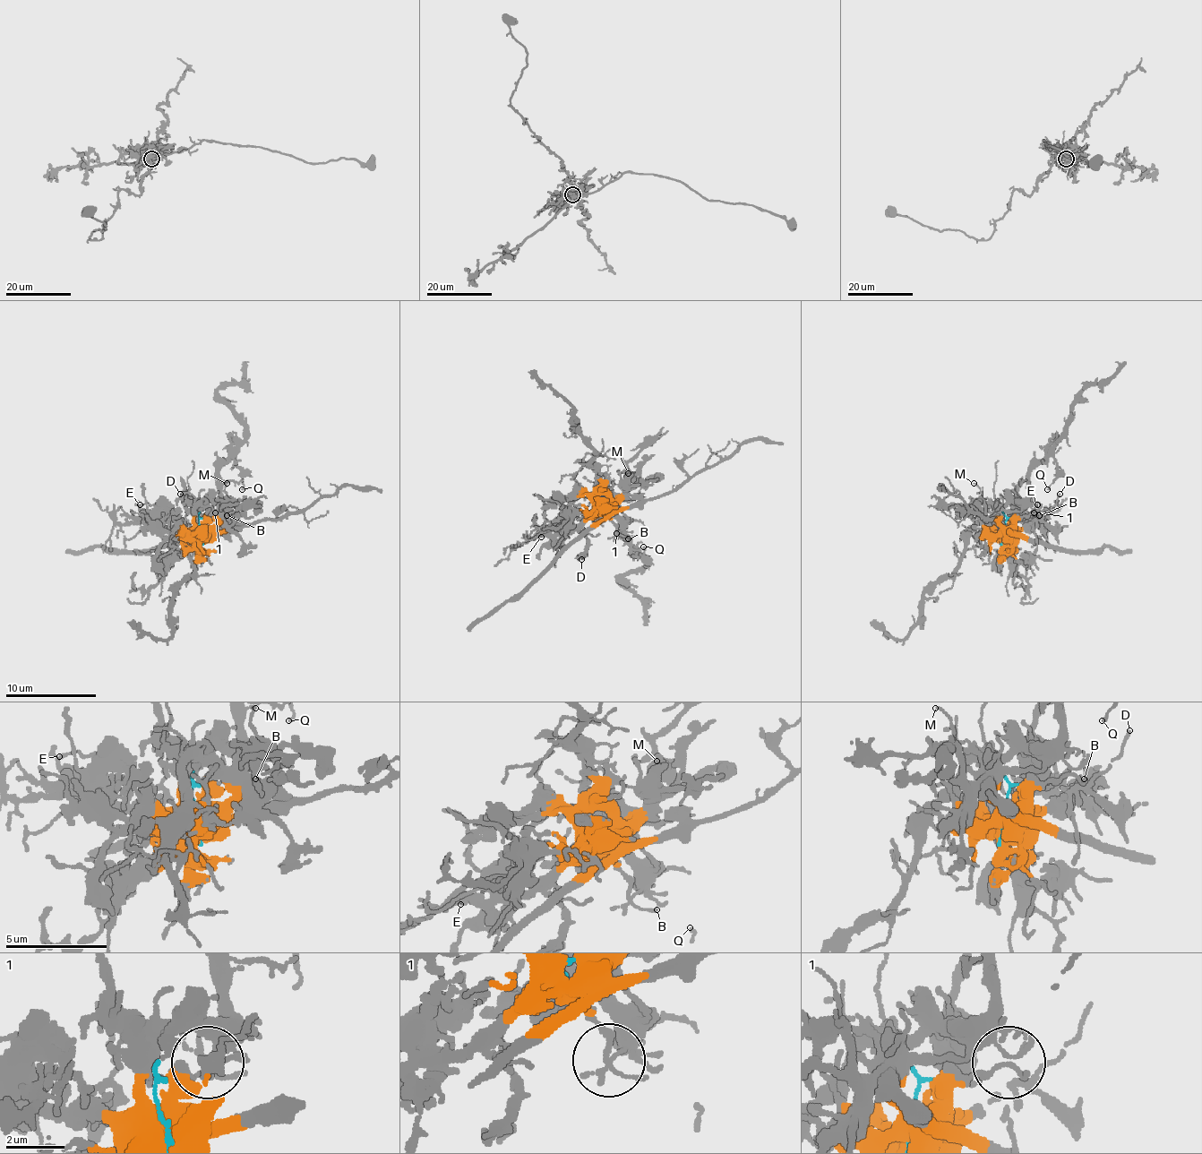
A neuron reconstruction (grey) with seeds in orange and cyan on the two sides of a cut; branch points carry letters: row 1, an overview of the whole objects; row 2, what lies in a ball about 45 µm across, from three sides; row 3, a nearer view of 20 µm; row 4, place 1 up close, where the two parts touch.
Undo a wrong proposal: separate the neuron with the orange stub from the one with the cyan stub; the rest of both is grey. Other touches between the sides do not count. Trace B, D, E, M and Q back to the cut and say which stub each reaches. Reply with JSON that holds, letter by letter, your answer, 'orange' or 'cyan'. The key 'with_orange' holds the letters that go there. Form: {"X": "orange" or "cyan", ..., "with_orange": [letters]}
{"B": "orange", "D": "orange", "E": "orange", "M": "orange", "Q": "cyan", "with_orange": ["B", "D", "E", "M"]}

